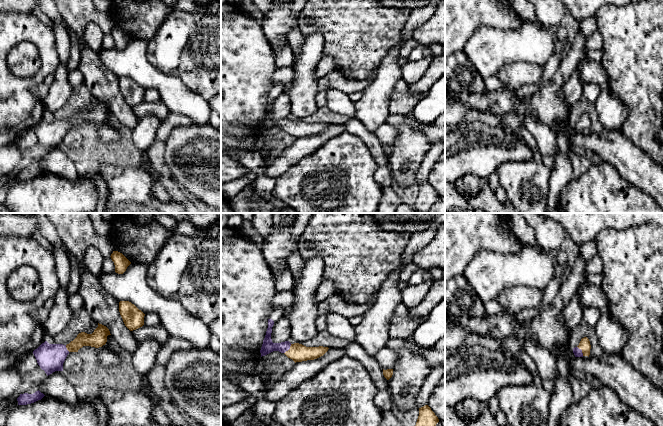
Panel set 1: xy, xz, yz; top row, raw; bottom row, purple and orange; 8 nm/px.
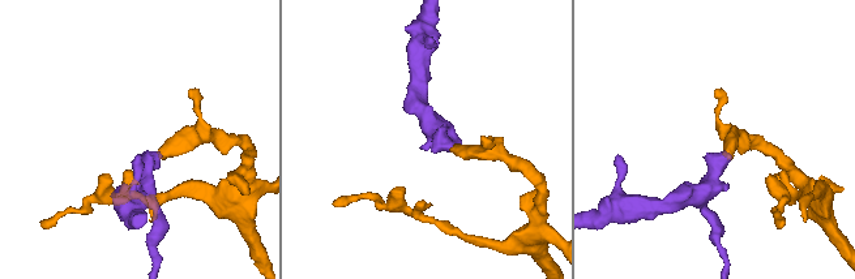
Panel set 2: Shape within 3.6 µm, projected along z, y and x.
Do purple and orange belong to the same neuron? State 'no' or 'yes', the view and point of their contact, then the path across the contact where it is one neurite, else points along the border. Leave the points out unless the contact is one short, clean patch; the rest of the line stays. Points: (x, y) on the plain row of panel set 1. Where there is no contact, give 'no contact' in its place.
yes | xz (288, 125) | across xz (268, 122), (288, 125), (297, 128)

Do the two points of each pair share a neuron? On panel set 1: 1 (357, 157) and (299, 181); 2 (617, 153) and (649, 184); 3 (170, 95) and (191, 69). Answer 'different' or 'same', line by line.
1: same
2: same
3: different

